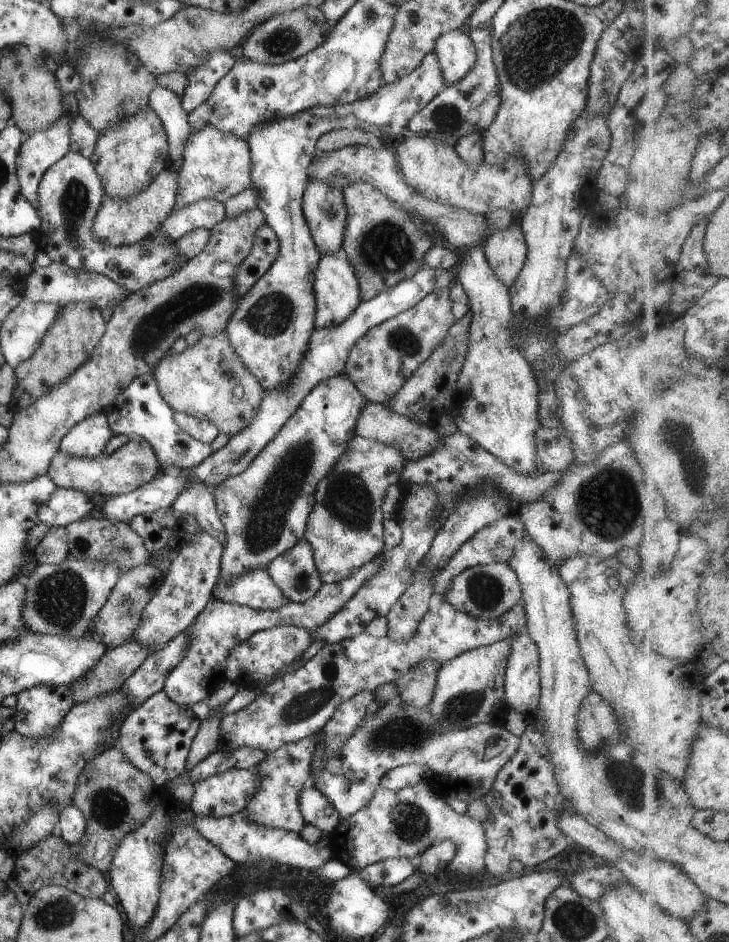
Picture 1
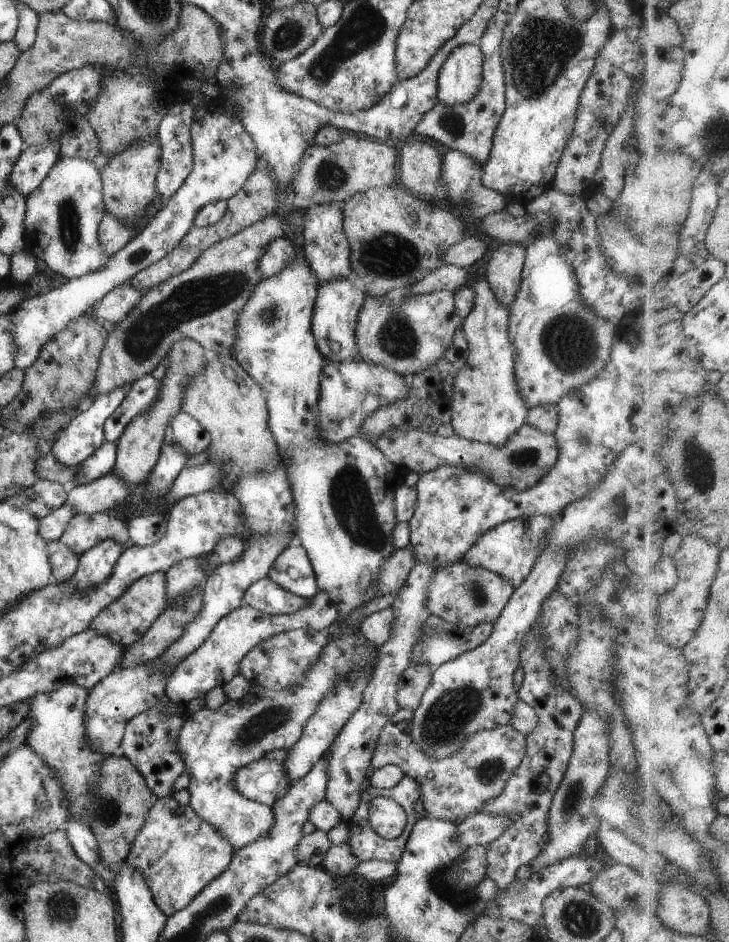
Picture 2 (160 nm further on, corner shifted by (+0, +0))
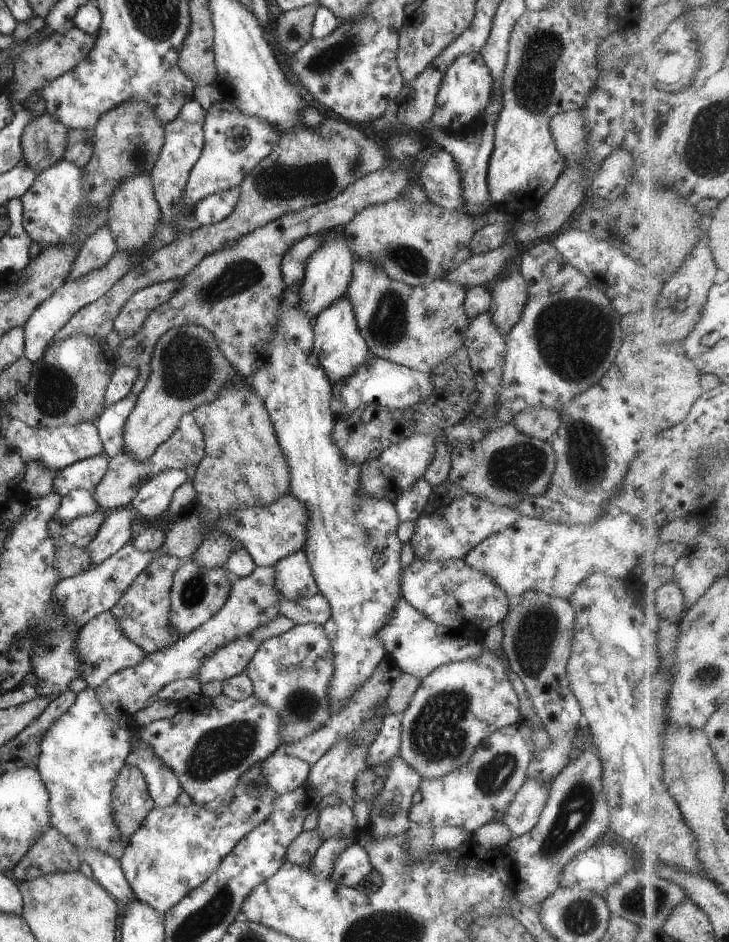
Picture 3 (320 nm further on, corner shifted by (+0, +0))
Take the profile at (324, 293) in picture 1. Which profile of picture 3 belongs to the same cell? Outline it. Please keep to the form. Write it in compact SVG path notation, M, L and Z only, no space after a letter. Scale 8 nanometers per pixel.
M343 294L343 296L339 296L339 299L333 300L327 308L323 308L315 316L315 319L312 320L312 332L313 352L315 352L320 368L323 368L325 377L330 384L351 376L351 372L355 372L359 364L363 364L370 356L363 336L359 334L354 320L353 306L351 306L347 294Z

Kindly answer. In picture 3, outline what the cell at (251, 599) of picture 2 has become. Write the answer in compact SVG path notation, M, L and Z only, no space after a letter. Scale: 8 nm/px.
M320 593L297 600L288 600L283 594L279 594L279 613L287 616L295 625L314 623L322 626L330 616L330 608Z

